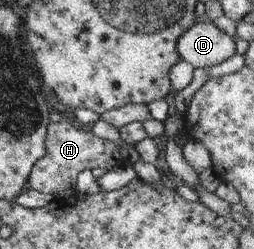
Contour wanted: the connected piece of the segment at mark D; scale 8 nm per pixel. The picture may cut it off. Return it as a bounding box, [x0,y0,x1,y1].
[175,23,235,67]

